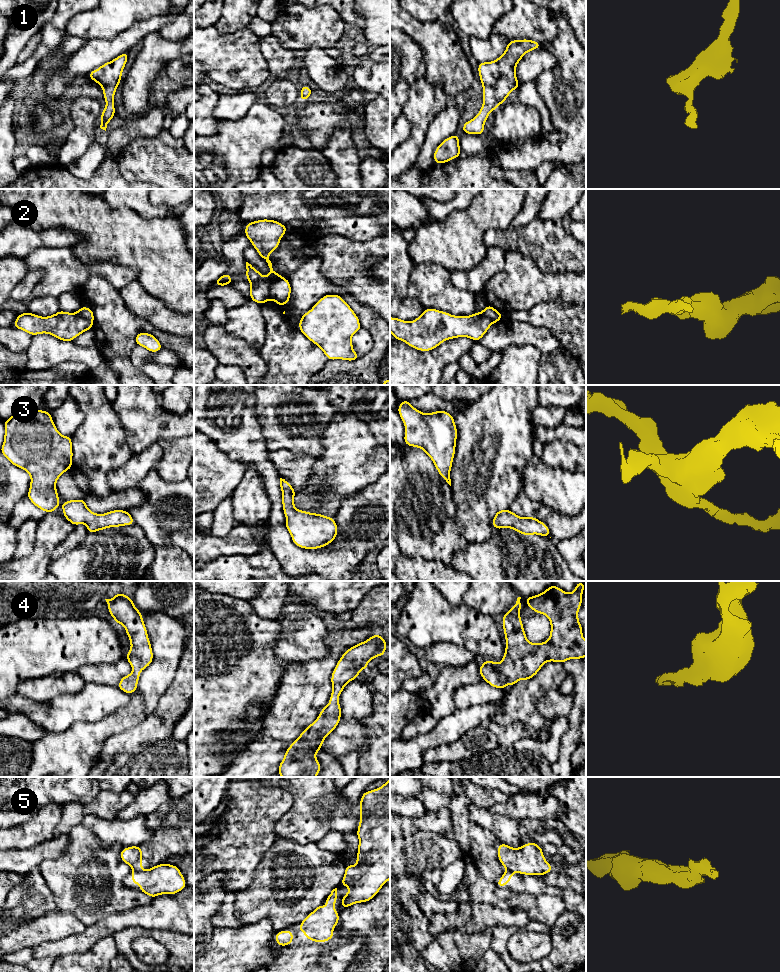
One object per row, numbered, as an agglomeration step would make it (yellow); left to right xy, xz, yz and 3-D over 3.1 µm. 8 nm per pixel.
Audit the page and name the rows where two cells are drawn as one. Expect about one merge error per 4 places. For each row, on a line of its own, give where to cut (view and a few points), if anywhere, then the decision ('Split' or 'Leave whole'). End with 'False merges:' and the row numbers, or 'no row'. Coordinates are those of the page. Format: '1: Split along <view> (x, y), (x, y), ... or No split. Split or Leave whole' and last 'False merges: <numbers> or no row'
1: No split. Leave whole
2: Split along xz (284, 278), (279, 278), (272, 284), (269, 298). Split
3: No split. Leave whole
4: No split. Leave whole
5: Split along xy (142, 870), (133, 871). Split
False merges: 2, 5

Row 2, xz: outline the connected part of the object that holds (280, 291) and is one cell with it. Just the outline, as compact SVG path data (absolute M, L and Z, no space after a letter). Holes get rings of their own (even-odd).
M288 279L275 281L269 291L270 299L279 306L284 306L290 301L291 285Z

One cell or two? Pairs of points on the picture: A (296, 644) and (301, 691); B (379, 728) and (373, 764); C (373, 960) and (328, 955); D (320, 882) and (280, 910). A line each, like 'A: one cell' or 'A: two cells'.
A: two cells
B: one cell
C: two cells
D: one cell

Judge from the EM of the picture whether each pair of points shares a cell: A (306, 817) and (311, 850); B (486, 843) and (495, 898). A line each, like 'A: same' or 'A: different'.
A: different
B: same

